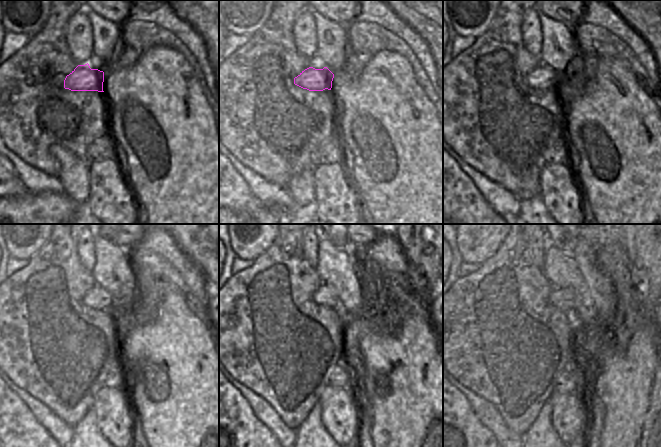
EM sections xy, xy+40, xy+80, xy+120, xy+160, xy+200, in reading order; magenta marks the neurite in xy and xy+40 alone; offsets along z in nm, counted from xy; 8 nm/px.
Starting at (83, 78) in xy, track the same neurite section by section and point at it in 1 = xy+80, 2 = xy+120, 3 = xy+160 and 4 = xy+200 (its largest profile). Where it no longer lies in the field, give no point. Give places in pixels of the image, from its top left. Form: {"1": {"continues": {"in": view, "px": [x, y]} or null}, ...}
{"1": {"continues": {"in": "xy+80", "px": [543, 77]}}, "2": {"continues": {"in": "xy+120", "px": [97, 298]}}, "3": {"continues": {"in": "xy+160", "px": [327, 296]}}, "4": {"continues": {"in": "xy+200", "px": [562, 298]}}}

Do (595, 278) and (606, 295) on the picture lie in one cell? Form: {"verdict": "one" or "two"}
{"verdict": "one"}

